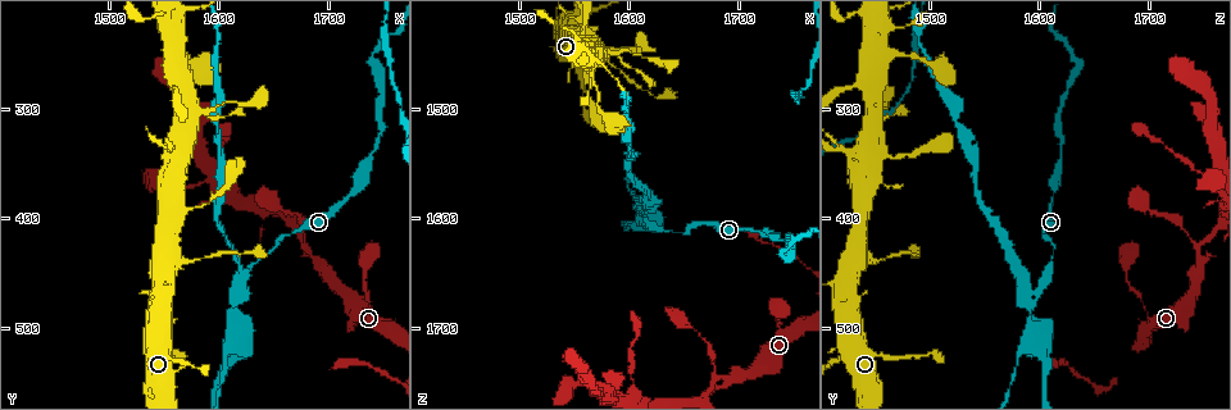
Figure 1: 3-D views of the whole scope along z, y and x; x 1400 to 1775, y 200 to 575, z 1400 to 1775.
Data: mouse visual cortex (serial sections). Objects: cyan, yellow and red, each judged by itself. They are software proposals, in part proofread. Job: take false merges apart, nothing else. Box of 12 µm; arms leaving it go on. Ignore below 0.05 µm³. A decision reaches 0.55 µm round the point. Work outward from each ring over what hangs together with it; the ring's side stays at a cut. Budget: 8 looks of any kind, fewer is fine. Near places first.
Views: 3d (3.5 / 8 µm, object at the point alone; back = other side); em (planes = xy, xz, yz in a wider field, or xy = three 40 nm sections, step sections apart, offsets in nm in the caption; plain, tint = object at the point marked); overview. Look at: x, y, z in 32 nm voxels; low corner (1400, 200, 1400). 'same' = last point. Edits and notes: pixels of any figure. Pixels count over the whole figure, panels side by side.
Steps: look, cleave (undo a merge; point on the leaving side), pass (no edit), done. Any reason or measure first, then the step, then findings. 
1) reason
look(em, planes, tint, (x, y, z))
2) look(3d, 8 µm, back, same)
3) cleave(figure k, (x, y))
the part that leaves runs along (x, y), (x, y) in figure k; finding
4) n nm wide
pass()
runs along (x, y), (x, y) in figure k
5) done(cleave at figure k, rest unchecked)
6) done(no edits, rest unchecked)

look(3d, 8 µm, (1576, 436, 1456))

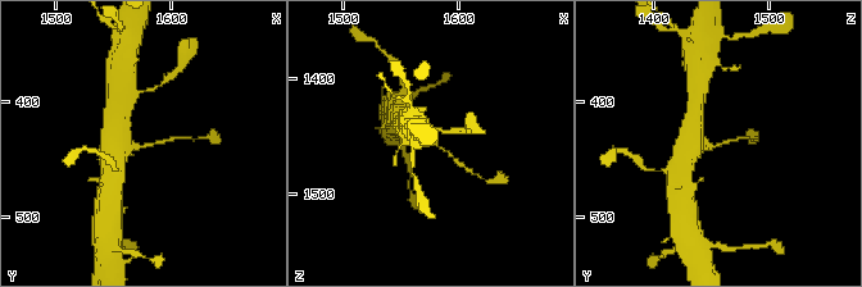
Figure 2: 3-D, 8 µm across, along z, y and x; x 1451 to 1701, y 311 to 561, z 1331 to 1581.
closer look
look(3d, 3.5 µm, (1576, 438, 1456))

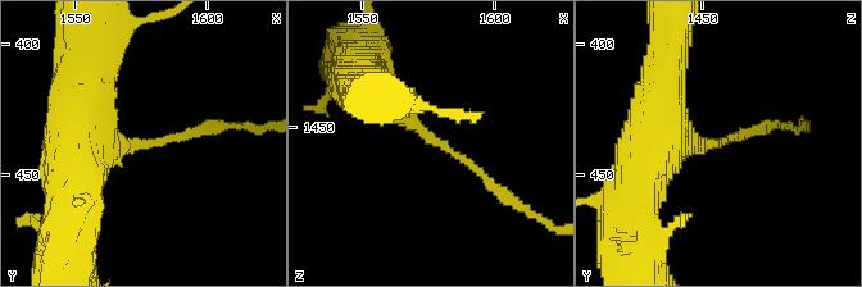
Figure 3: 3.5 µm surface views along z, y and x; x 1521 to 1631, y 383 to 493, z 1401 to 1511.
pass()
runs along (361, 80), (502, 195) in figure 3; continuous, no second cell

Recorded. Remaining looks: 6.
narrows sharply
look(3d, 3.5 µm, (1678, 426, 1742))

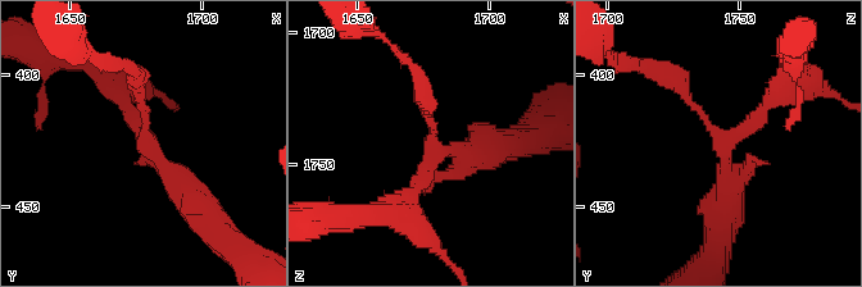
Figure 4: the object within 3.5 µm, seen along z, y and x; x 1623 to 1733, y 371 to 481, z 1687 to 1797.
look(em, xy, step 2, tint, (1679, 428, 1745))

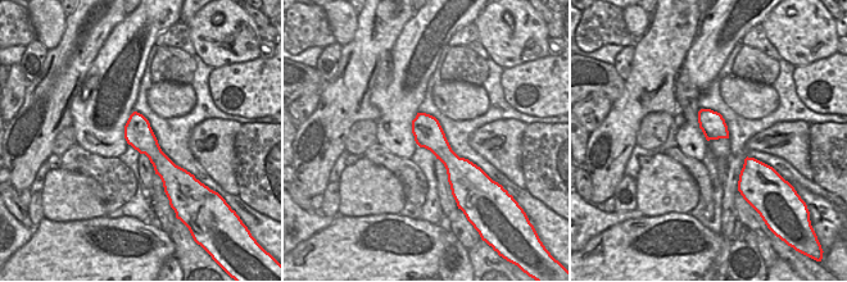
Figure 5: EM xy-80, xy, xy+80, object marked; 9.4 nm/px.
pass()
runs along (203, 213), (148, 150), (117, 91) in figure 4; all the same cell

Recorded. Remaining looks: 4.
thin neck
look(3d, 3.5 µm, (1604, 360, 1748))

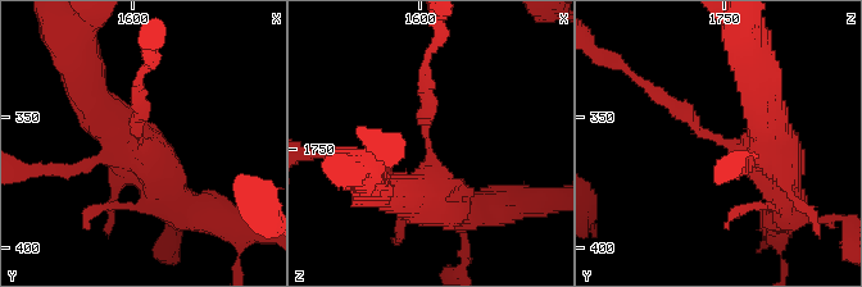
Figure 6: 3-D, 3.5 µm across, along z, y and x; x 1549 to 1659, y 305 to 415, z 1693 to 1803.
look(em, xy, step 1, tint, (1602, 358, 1747))

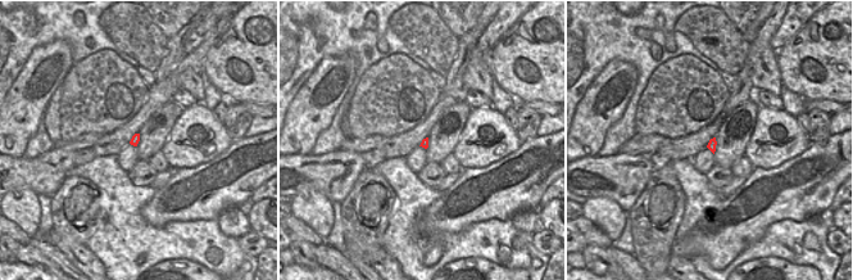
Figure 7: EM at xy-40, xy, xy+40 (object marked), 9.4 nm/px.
pass()
runs along (788, 162), (718, 142), (649, 87) in figure 6; all the same cell

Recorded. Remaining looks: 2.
side arm on a straight run
look(em, xy, step 1, tint, (1620, 504, 1594))

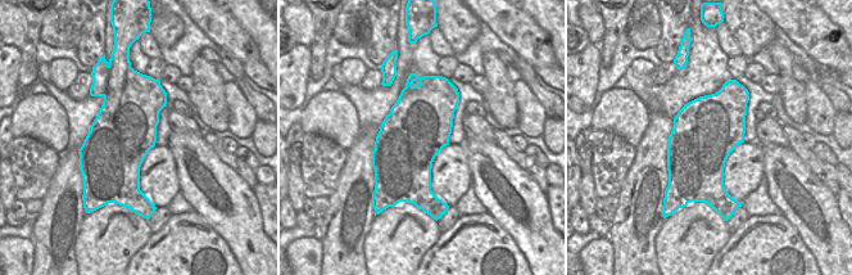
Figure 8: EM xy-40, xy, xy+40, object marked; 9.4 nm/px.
look(3d, 3.5 µm, same)

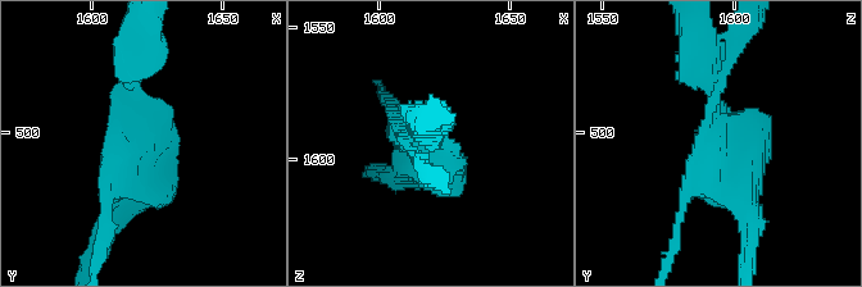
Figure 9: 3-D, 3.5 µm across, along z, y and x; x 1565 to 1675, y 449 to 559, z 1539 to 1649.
cleave(figure 9, (123, 37))
border along (109, 77), (107, 91), (103, 95) in figure 8; two cells meet here

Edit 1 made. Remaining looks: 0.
done(cleave at figure 9, rest unchecked)

